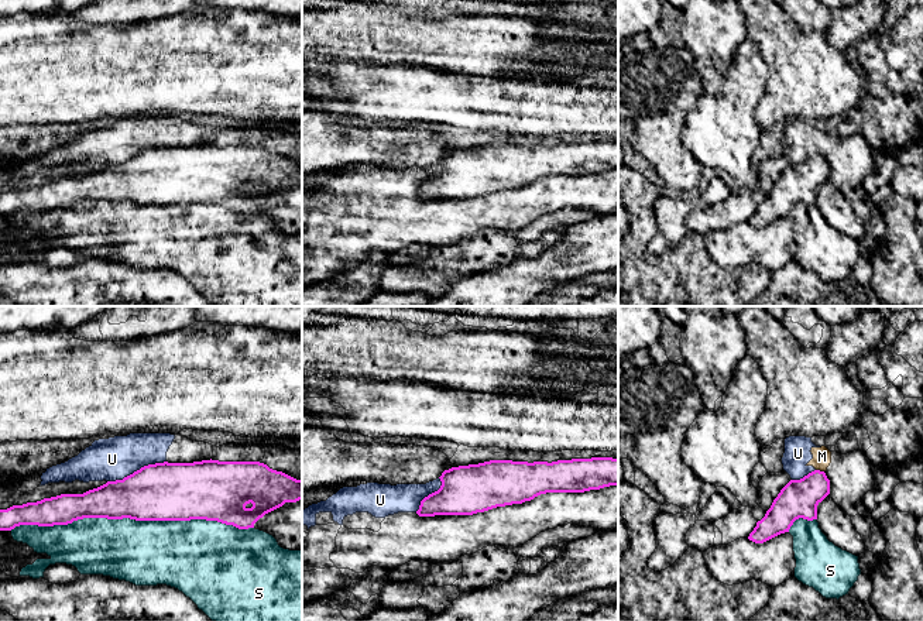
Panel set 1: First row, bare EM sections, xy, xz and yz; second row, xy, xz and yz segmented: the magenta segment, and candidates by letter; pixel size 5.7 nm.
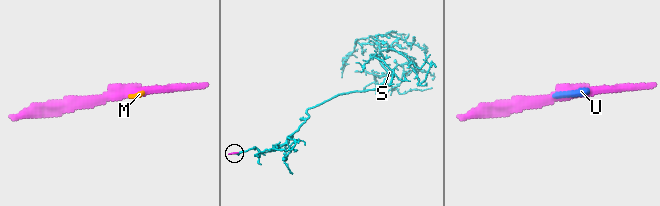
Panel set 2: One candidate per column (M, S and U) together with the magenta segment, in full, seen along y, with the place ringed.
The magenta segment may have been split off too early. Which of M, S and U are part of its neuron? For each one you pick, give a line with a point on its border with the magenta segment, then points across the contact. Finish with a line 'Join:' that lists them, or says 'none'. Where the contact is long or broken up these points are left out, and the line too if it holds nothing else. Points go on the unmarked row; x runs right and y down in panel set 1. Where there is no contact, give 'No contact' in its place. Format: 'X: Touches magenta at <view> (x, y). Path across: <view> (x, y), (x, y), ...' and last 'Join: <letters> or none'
Join: none

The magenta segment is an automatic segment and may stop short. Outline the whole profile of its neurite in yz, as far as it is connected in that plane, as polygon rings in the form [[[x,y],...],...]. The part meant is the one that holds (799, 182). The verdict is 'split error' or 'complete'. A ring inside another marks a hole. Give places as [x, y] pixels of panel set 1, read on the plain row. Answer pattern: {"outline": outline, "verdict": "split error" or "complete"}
{"outline": [[[814,154],[800,164],[790,164],[773,183],[765,200],[756,206],[748,223],[764,227],[789,216],[799,202],[817,203],[817,189],[830,178],[830,164],[824,155]]], "verdict": "complete"}

